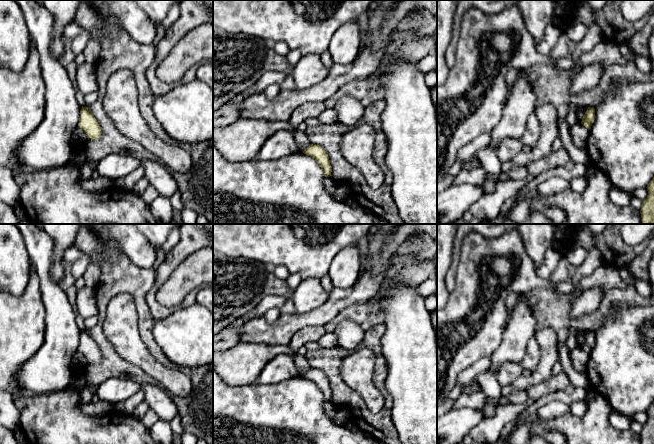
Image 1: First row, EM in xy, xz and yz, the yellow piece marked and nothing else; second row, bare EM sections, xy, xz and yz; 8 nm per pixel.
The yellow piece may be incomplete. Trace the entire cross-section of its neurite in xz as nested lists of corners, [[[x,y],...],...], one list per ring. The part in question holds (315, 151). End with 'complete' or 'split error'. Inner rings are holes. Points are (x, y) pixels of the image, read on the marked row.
[[[310,144],[304,151],[304,154],[312,157],[321,167],[325,177],[330,177],[332,167],[327,152],[319,145]]] | complete

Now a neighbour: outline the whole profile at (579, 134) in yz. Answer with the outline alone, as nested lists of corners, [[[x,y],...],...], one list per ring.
[[[581,123],[575,124],[569,129],[573,144],[580,148],[586,149],[587,141],[589,138],[589,130]]]

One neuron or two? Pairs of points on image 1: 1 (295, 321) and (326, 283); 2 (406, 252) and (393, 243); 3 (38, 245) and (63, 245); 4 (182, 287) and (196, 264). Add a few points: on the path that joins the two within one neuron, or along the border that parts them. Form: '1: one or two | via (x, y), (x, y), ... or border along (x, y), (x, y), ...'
1: two | border along (334, 287), (330, 294)
2: two | border along (412, 234), (396, 248)
3: two | border along (47, 234), (54, 243), (51, 268)
4: one | via (182, 281), (193, 270)

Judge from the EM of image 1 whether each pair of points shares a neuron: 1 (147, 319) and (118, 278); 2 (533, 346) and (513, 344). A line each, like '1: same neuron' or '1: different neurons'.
1: same neuron
2: different neurons

